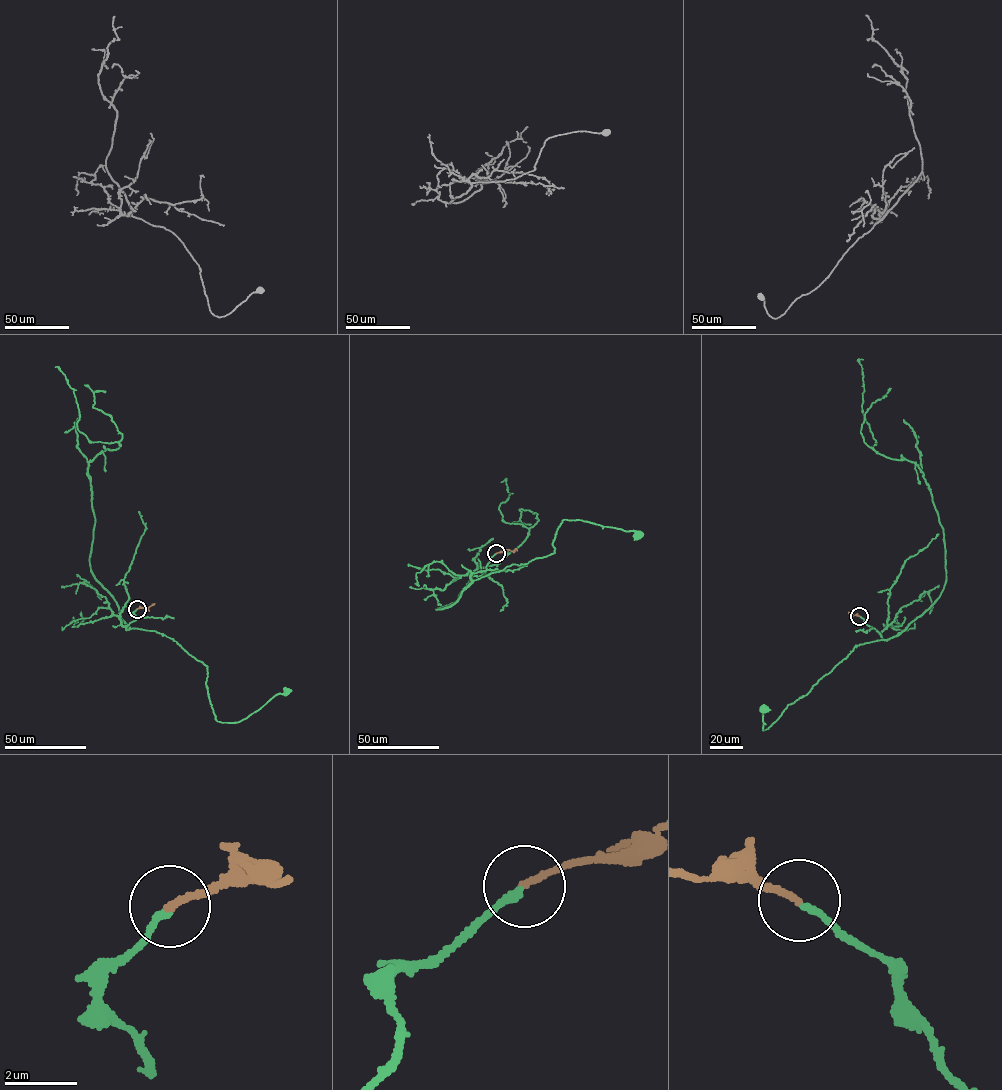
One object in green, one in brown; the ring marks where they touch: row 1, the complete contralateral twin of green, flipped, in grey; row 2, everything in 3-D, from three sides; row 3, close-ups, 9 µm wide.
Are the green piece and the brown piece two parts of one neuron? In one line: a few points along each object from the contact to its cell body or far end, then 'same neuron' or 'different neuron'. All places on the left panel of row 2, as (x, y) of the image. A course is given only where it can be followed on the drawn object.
green runs (137, 609), (126, 629), (162, 634), (206, 665), (205, 684), (217, 721), (239, 722), (287, 692); brown runs (137, 609), (154, 603); same neuron

